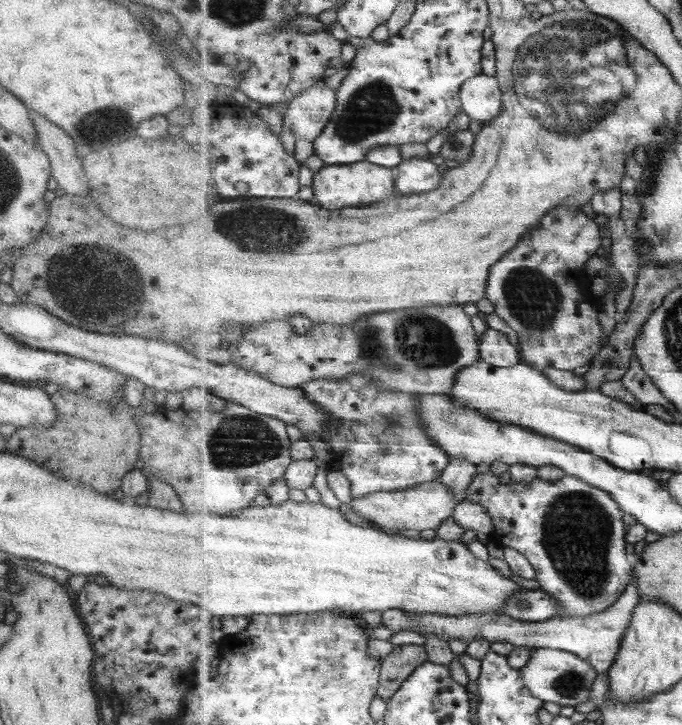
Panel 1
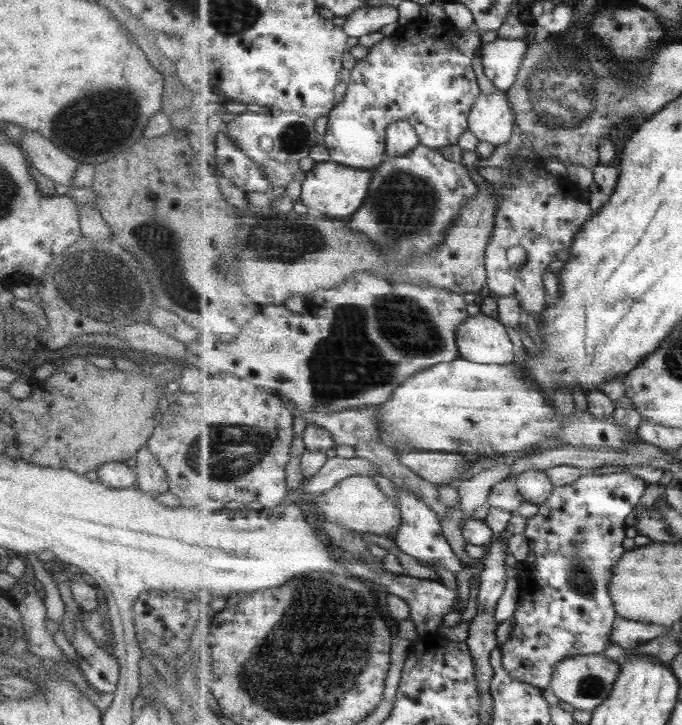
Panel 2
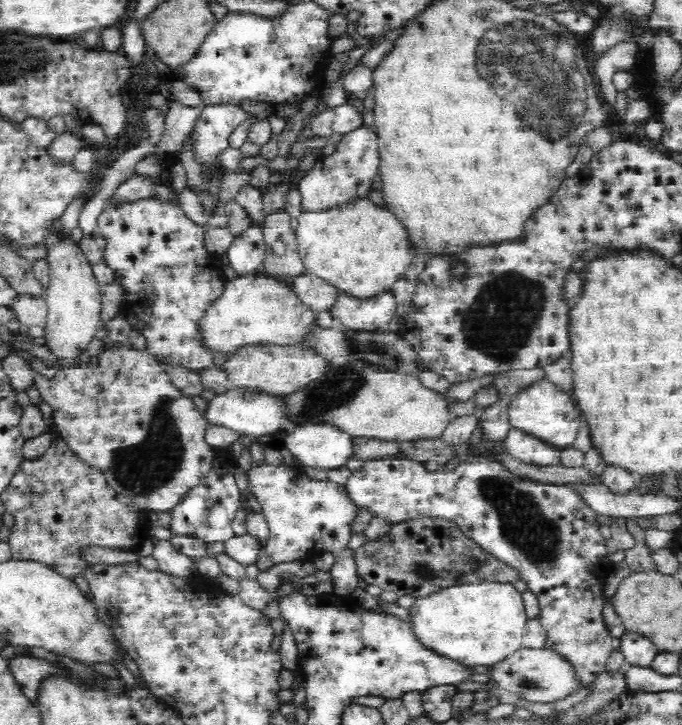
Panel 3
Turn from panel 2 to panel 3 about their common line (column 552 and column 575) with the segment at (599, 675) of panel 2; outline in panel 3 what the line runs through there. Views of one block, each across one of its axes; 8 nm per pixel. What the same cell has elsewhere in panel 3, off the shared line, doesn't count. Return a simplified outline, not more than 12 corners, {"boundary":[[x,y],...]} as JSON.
{"boundary":[[520,647],[489,678],[528,702],[579,690],[552,650]]}

